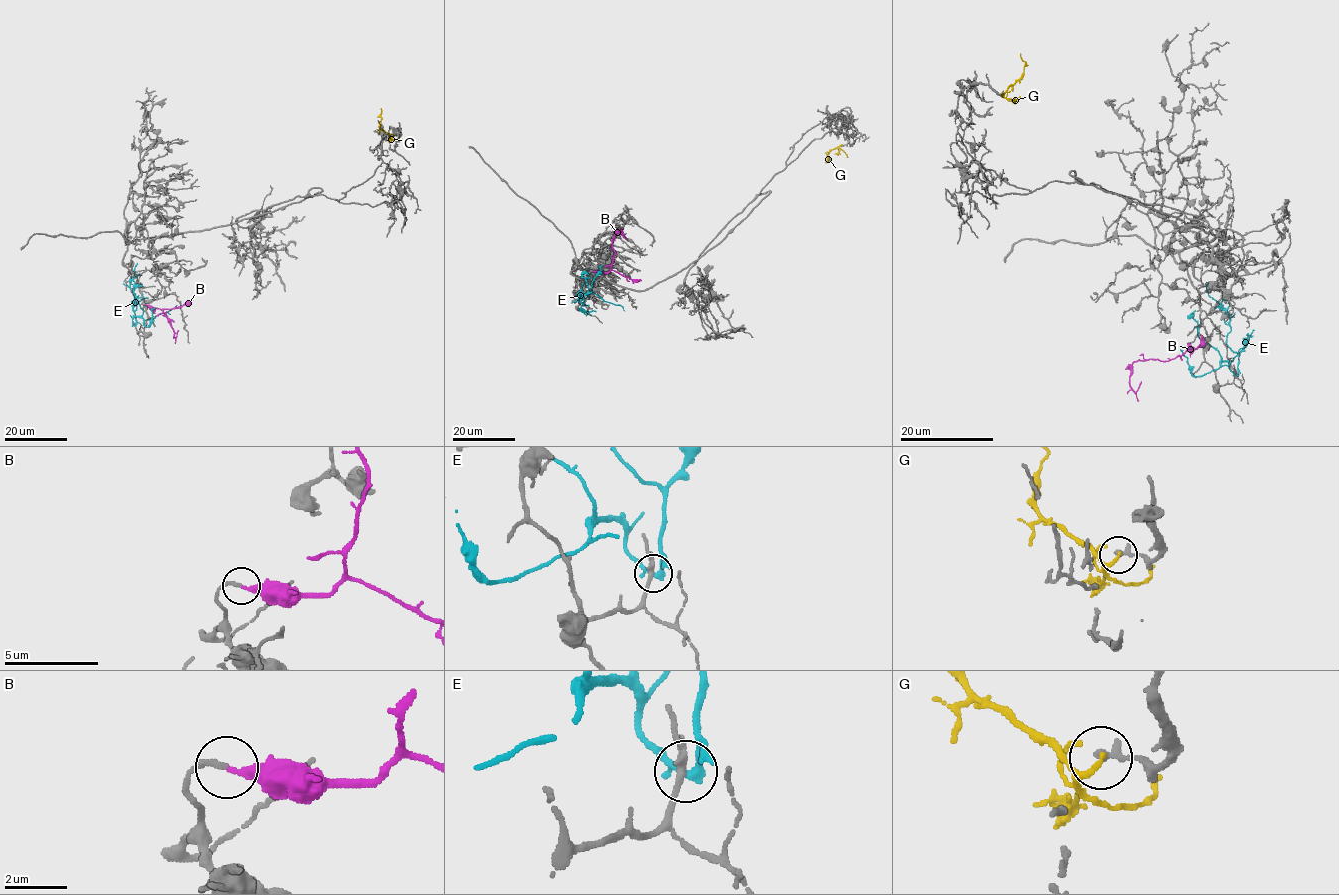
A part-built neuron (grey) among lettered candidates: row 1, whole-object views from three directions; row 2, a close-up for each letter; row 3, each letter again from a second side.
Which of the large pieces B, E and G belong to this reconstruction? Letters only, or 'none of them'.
B

